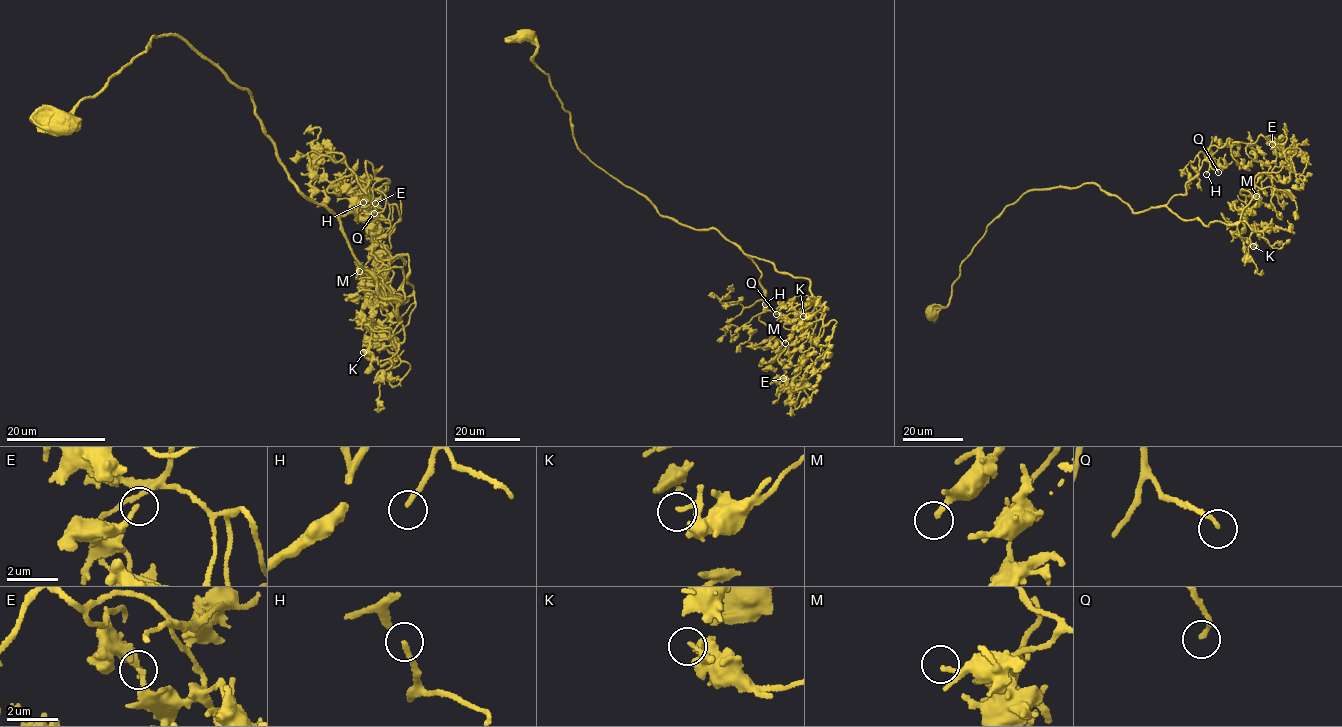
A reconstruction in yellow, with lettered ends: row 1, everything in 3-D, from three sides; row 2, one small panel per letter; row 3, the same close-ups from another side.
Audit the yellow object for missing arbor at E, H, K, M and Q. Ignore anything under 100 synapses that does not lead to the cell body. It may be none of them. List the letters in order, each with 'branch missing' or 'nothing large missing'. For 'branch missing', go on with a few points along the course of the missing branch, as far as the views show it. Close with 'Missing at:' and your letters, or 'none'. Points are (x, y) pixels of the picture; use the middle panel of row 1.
E: nothing large missing
H: branch missing; course (765, 304), (762, 300), (749, 302), (745, 297), (753, 285), (769, 285)
K: nothing large missing
M: nothing large missing
Q: branch missing
Missing at: H, Q

